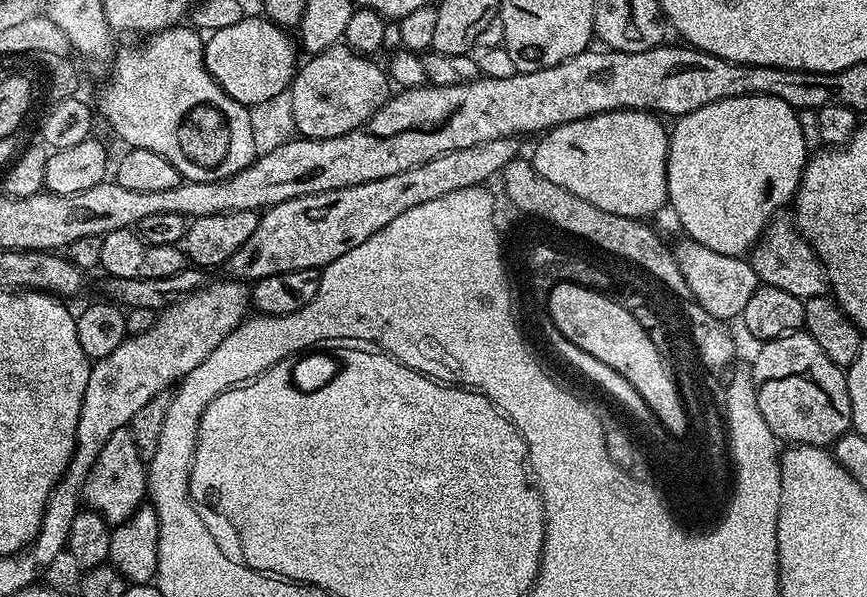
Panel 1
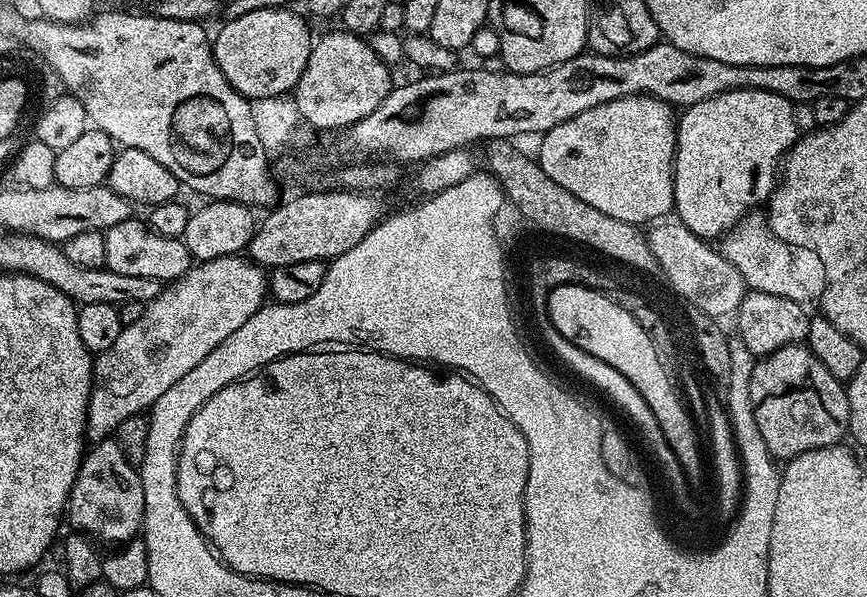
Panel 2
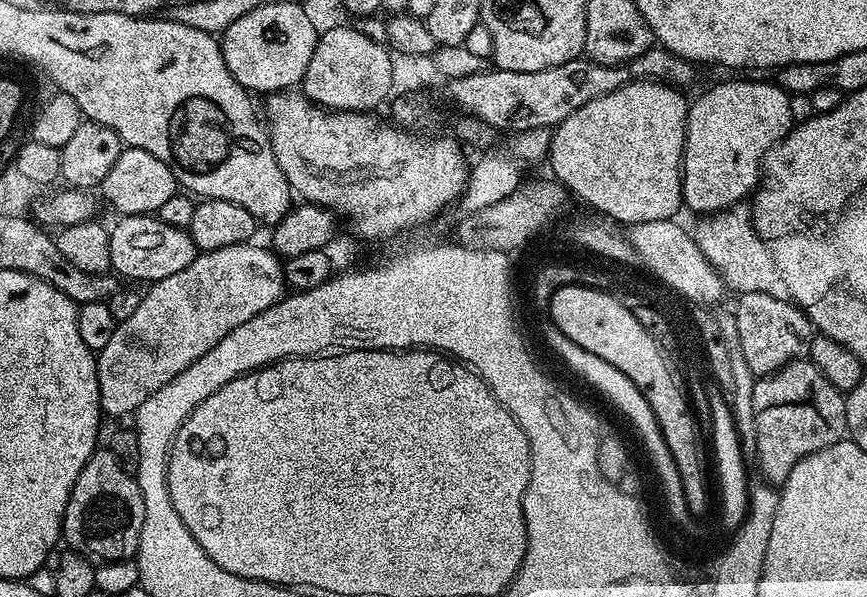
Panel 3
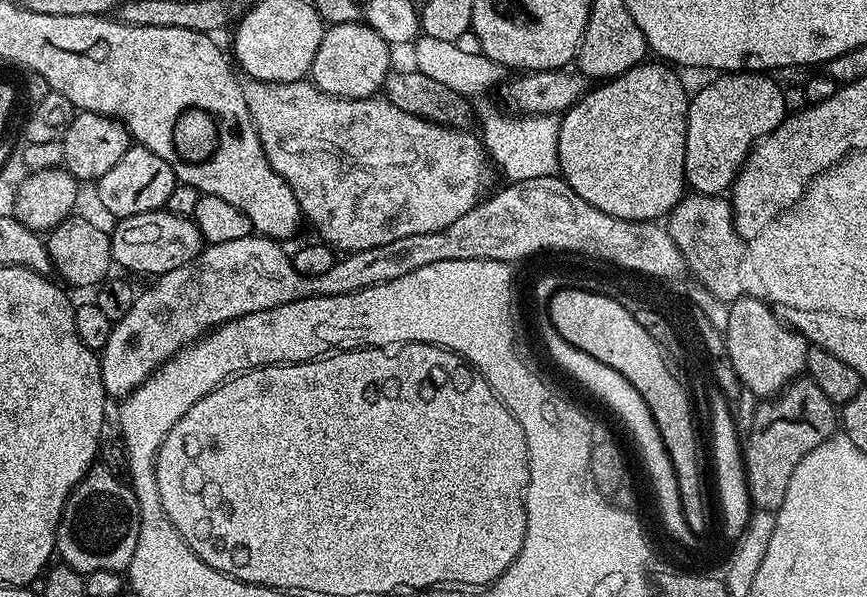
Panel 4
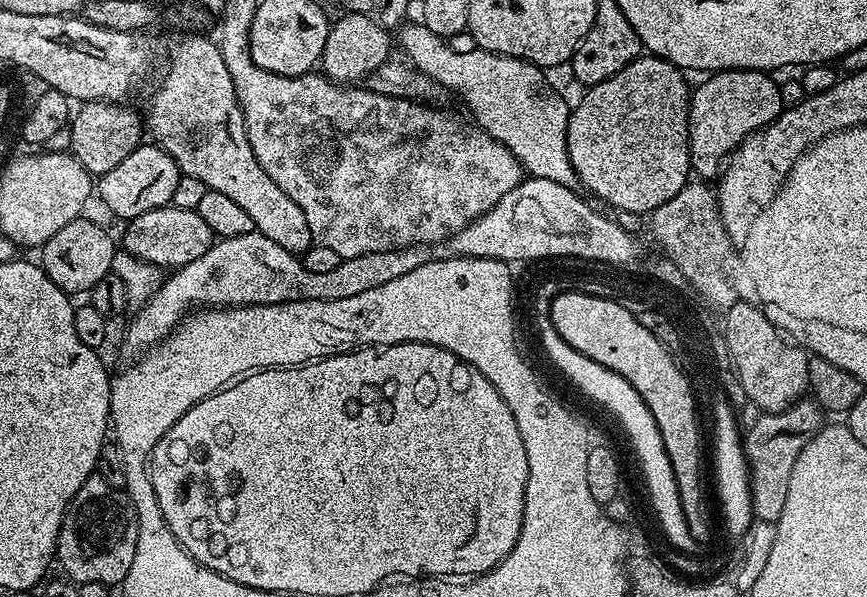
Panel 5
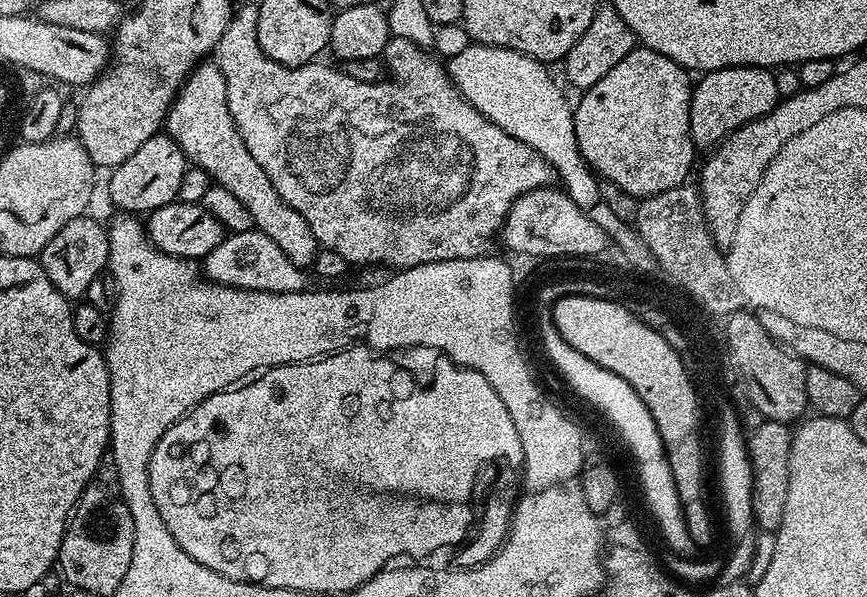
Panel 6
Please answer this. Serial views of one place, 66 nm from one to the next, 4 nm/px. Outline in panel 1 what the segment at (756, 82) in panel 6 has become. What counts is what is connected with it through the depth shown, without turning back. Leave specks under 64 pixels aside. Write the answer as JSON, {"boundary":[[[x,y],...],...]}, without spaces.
{"boundary":[[[739,96],[738,98],[722,98],[718,102],[710,102],[710,106],[702,106],[690,114],[679,117],[676,125],[671,125],[668,137],[668,204],[676,211],[676,220],[684,227],[683,235],[697,244],[710,250],[718,250],[718,254],[743,257],[751,253],[766,229],[773,223],[772,215],[779,208],[793,203],[796,191],[800,189],[800,179],[804,173],[804,165],[808,163],[810,149],[802,138],[802,126],[798,126],[797,109],[791,108],[782,98],[769,96]]]}

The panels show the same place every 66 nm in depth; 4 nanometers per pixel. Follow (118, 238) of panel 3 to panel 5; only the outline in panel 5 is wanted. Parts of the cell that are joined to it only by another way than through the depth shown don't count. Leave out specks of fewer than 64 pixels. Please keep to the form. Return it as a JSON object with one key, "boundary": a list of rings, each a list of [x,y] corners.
{"boundary":[[[166,207],[158,210],[150,210],[146,214],[138,214],[138,218],[127,221],[124,232],[124,244],[122,240],[123,251],[131,256],[136,256],[139,260],[145,260],[151,264],[156,264],[162,270],[175,270],[202,258],[206,250],[214,243],[214,237],[210,226],[206,226],[202,214],[198,214],[194,208],[174,208]]]}

